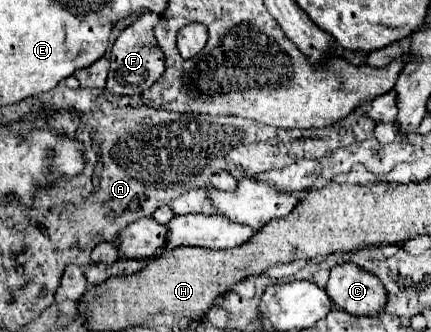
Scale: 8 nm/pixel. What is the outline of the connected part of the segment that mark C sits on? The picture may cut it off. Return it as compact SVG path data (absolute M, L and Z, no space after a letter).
M355 263L335 265L325 291L333 305L349 315L373 315L387 303L387 291L381 281Z

